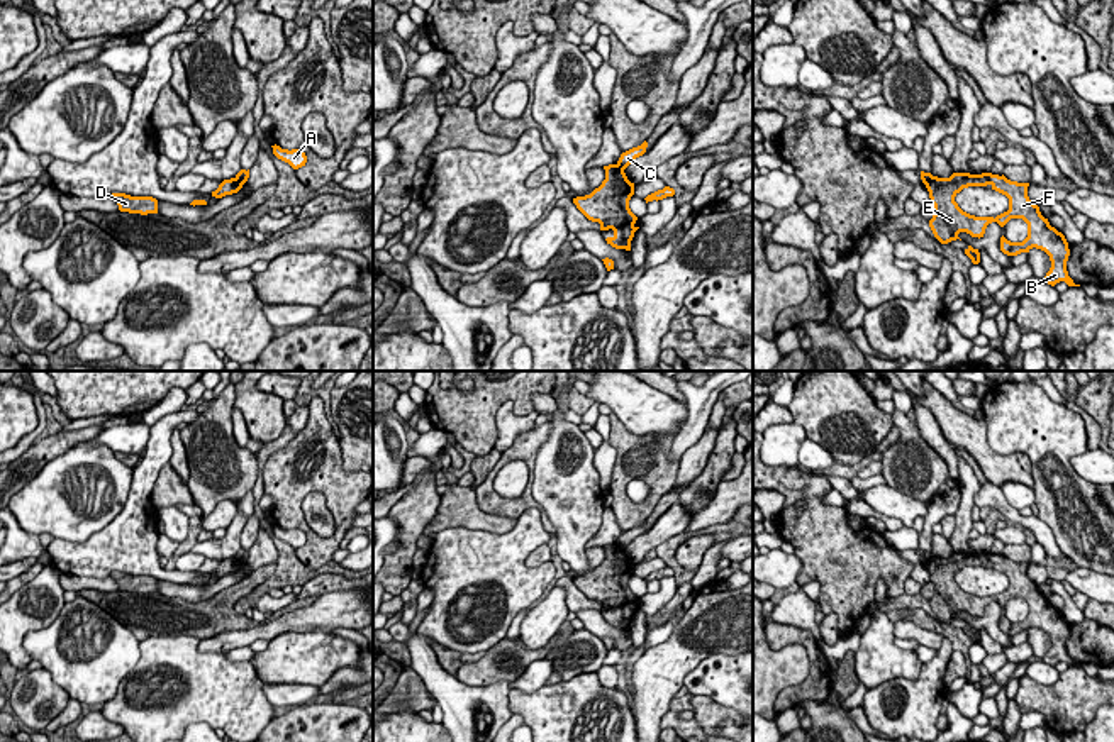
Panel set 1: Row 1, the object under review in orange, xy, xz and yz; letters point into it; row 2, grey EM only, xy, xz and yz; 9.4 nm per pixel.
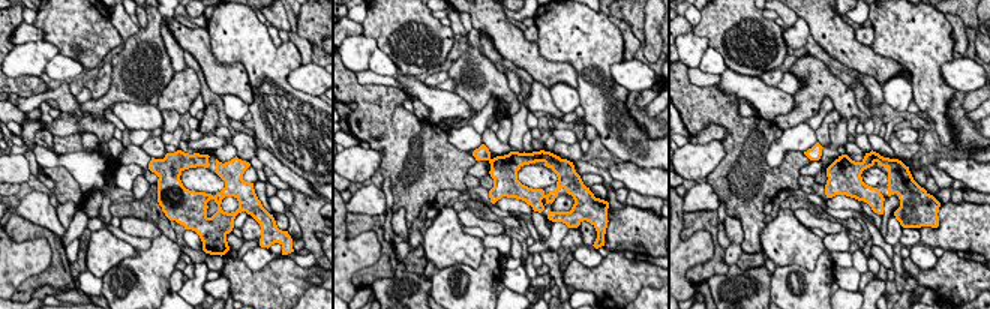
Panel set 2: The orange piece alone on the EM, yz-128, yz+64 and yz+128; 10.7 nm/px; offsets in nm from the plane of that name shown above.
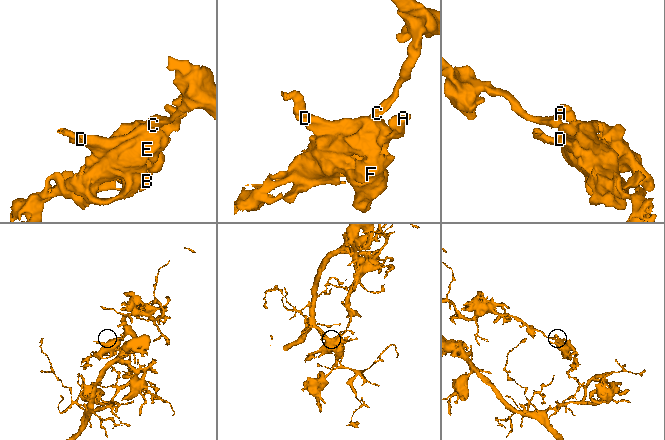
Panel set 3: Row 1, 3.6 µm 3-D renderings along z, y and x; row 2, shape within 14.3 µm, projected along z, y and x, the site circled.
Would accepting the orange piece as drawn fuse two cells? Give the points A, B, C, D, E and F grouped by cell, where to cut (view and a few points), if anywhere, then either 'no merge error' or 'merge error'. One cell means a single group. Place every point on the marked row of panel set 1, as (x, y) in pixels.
A B D E F / C; cut in xz along (616, 165), (623, 170); merge error

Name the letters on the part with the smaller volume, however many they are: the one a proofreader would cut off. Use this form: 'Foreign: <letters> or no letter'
Foreign: A, B, D, E, F

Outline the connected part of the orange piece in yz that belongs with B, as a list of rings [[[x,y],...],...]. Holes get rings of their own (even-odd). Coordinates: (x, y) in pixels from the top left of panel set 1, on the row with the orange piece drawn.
[[[953,173],[950,178],[931,176],[924,185],[934,205],[934,215],[929,220],[929,227],[941,244],[960,239],[960,232],[980,239],[992,222],[1004,227],[1011,219],[1022,219],[1028,224],[1028,237],[1022,242],[1011,242],[1002,235],[1000,251],[1007,256],[1017,256],[1021,252],[1029,252],[1033,247],[1041,249],[1051,261],[1051,268],[1043,280],[1044,283],[1055,286],[1065,281],[1068,286],[1080,286],[1073,283],[1067,271],[1070,256],[1068,242],[1065,235],[1051,227],[1048,219],[1041,215],[1039,207],[1029,200],[1029,183],[1011,181],[1004,174],[999,176],[992,173]],[[987,185],[1009,198],[1009,210],[995,219],[970,215],[955,202],[955,197],[963,188]]]

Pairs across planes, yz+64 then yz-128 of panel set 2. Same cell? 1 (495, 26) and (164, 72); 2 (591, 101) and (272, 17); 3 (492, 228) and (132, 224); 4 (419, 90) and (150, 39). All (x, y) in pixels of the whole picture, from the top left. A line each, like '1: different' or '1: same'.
1: different
2: different
3: same
4: different

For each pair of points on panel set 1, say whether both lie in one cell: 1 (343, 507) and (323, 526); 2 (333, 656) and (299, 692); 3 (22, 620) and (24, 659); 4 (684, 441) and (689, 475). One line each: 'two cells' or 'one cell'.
1: two cells
2: two cells
3: one cell
4: two cells

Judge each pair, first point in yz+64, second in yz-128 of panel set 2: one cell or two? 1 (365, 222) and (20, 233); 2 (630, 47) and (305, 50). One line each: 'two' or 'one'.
1: one
2: one

